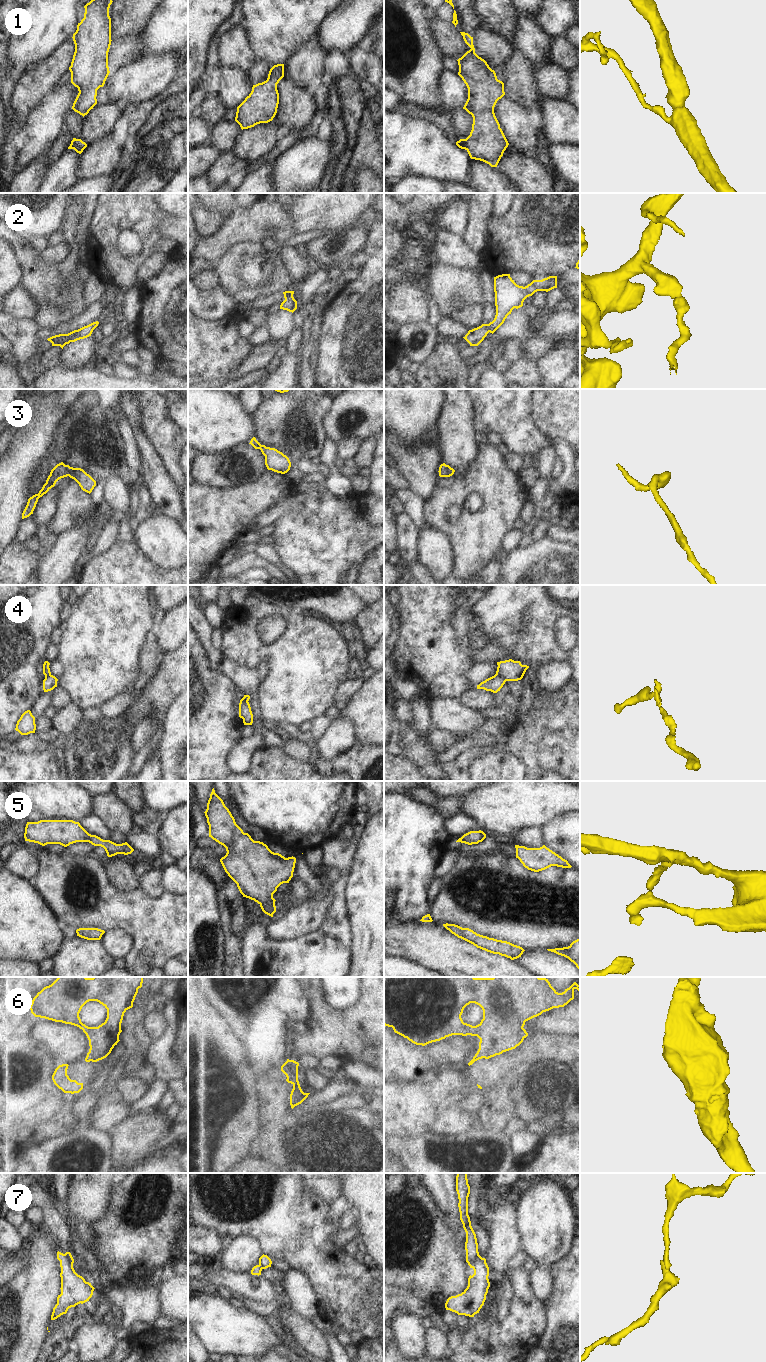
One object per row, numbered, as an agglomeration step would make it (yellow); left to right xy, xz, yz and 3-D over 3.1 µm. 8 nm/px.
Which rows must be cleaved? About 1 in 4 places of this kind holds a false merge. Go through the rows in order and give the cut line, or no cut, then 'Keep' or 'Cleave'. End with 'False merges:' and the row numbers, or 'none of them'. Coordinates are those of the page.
1: No split. Keep
2: No split. Keep
3: No split. Keep
4: Split along yz (495, 674), (505, 681). Cleave
5: No split. Keep
6: Split along xz (282, 1065), (286, 1074). Cleave
7: Split along xy (65, 1253), (67, 1261), (72, 1266). Cleave
False merges: 4, 6, 7.

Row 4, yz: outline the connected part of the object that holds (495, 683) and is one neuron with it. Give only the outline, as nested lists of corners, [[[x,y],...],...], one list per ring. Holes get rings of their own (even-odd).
[[[494,675],[477,685],[477,689],[484,689],[486,691],[497,693],[503,687],[505,682],[506,681],[502,677]]]

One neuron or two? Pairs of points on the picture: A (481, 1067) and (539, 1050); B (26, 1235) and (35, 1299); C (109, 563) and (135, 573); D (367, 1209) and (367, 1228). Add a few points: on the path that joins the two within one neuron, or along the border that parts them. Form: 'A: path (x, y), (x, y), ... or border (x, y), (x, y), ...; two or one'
A: path (495, 1067), (525, 1053); one
B: border (45, 1229), (37, 1233), (26, 1244); two
C: path (115, 569), (119, 573), (129, 573); one
D: path (367, 1214), (367, 1223); one

